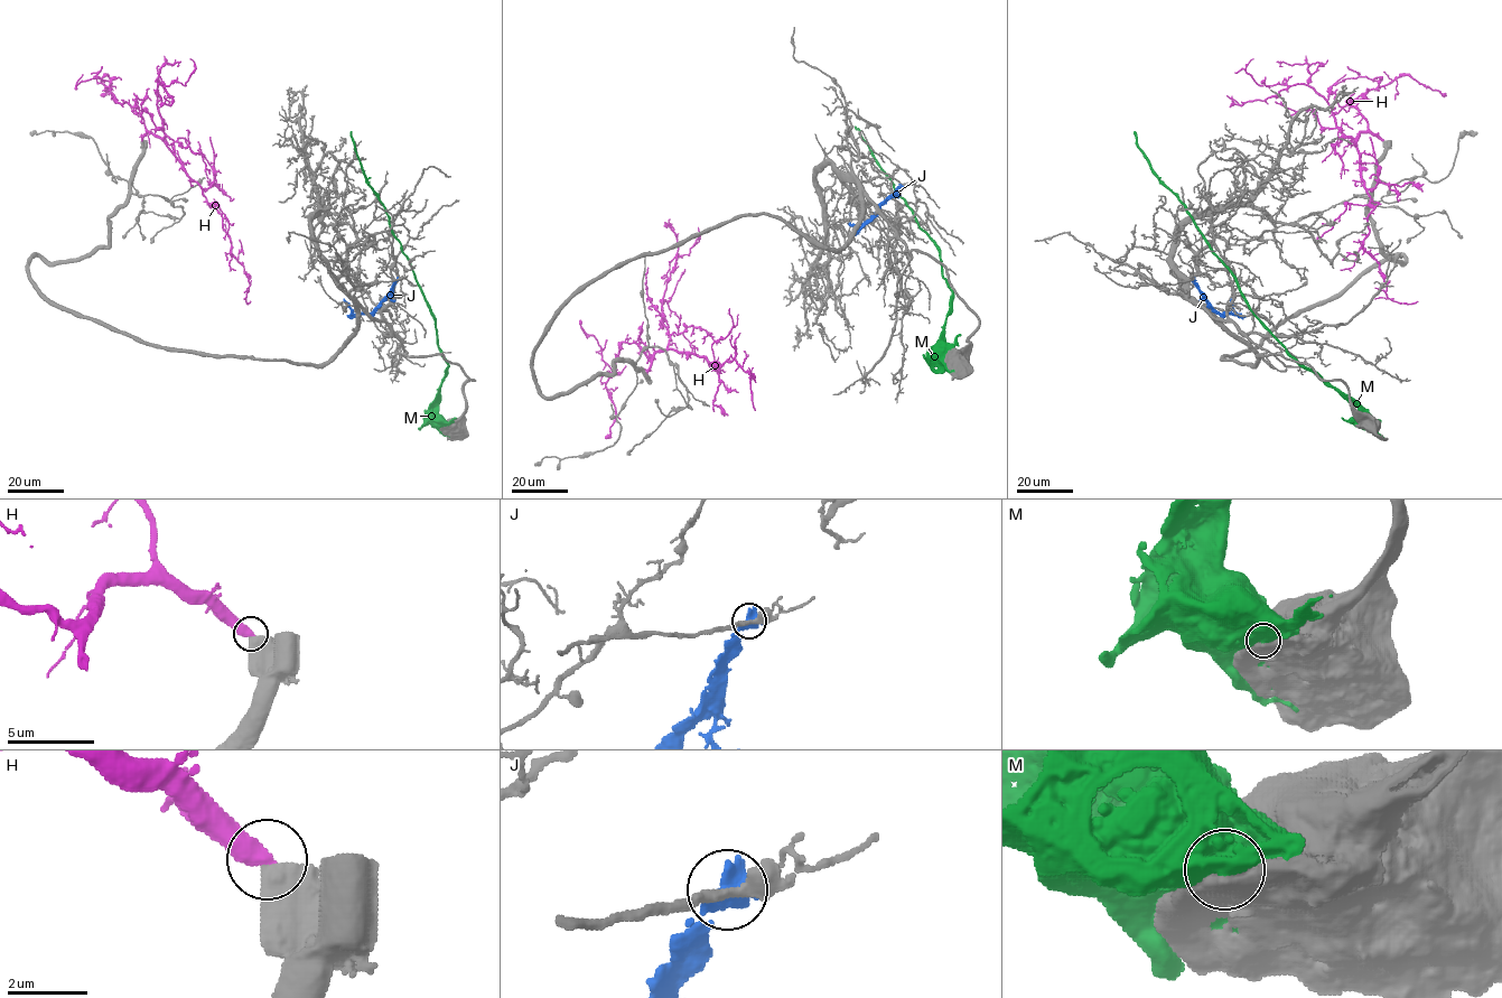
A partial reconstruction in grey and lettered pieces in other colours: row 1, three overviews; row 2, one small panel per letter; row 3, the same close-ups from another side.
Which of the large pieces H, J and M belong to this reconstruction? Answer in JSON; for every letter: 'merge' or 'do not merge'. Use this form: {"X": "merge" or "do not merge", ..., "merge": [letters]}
{"H": "do not merge", "J": "do not merge", "M": "do not merge", "merge": []}

